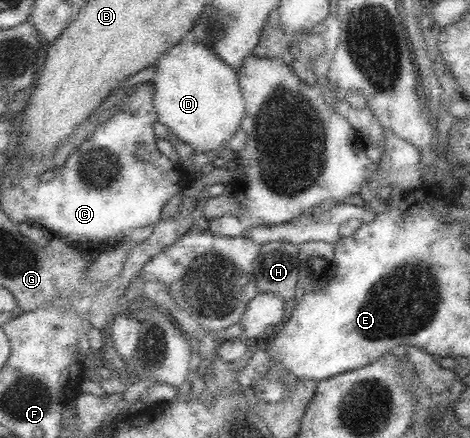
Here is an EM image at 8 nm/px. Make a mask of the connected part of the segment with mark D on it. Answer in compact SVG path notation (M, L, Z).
M184 40L158 60L154 76L154 110L171 135L201 152L216 153L238 132L246 105L237 72L201 44Z

